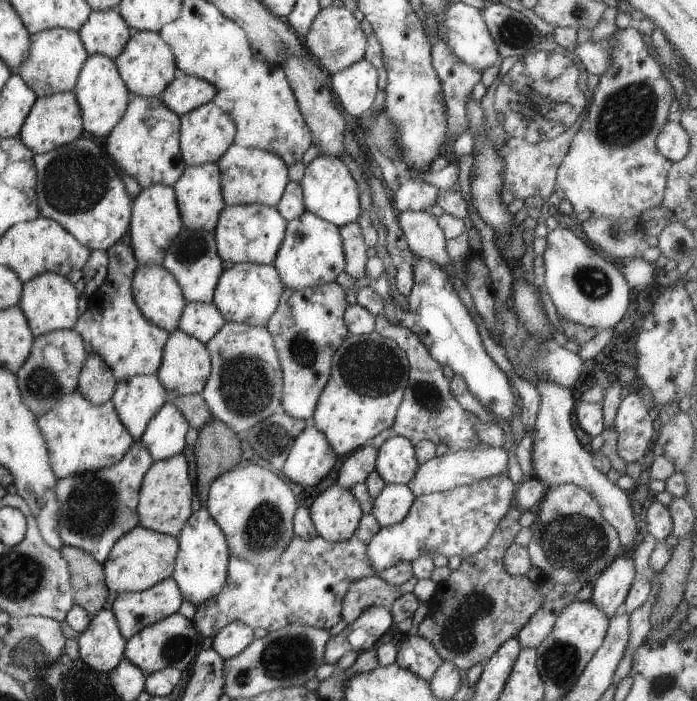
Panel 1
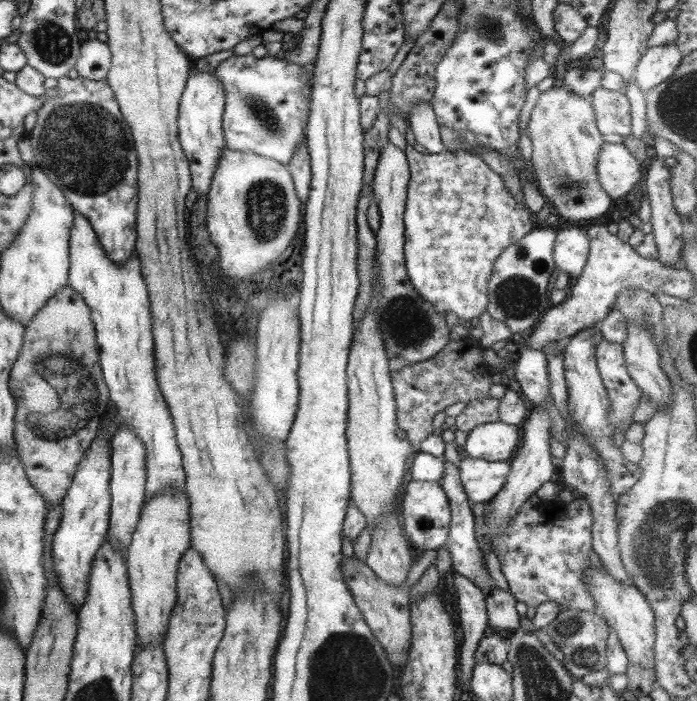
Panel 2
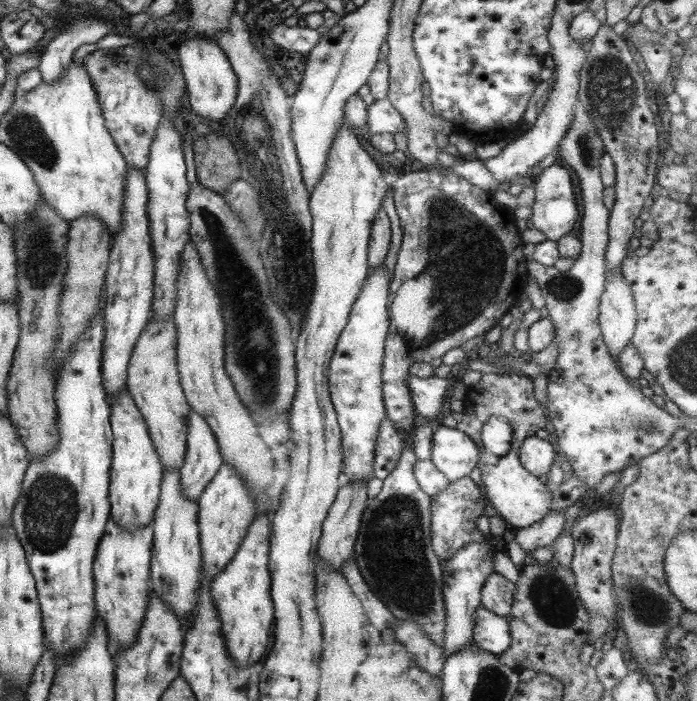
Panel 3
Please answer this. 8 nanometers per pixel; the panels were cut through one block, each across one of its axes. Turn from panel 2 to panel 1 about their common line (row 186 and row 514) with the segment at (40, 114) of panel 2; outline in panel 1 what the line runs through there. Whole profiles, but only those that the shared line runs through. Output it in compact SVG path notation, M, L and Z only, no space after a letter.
M133 440L128 451L110 467L57 479L55 485L59 536L63 545L88 552L102 566L115 541L138 524L136 506L144 472L153 462L142 442Z

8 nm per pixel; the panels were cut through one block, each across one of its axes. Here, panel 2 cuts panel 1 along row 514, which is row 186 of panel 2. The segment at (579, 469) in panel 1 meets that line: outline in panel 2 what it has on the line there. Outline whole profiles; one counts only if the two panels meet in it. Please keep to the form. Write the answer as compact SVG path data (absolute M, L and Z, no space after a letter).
M622 143L601 145L596 171L601 189L609 199L626 195L639 180L640 162Z

